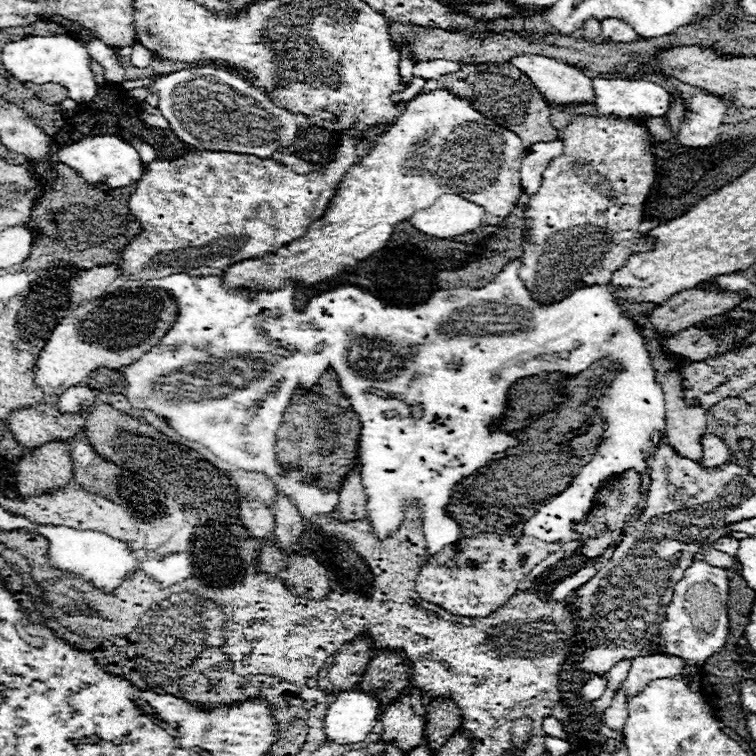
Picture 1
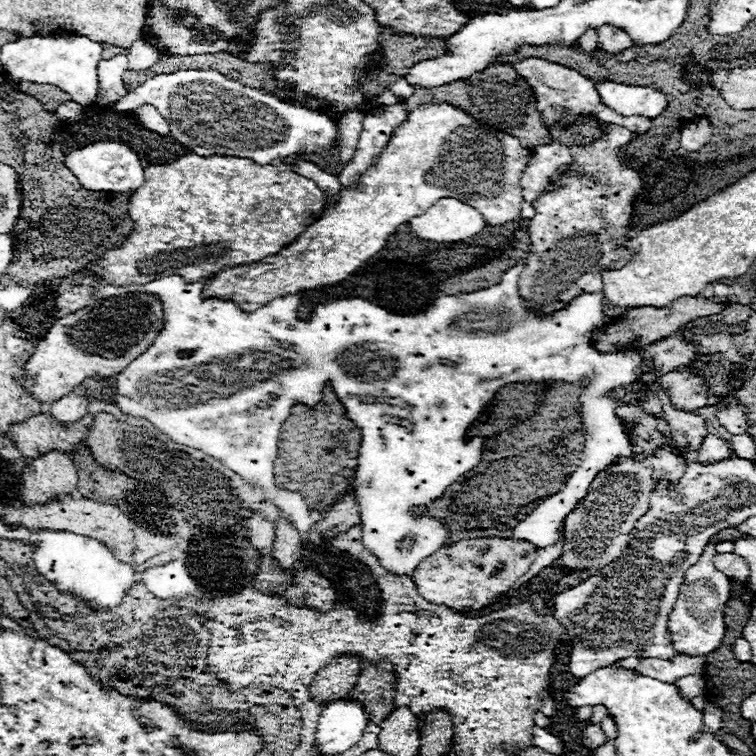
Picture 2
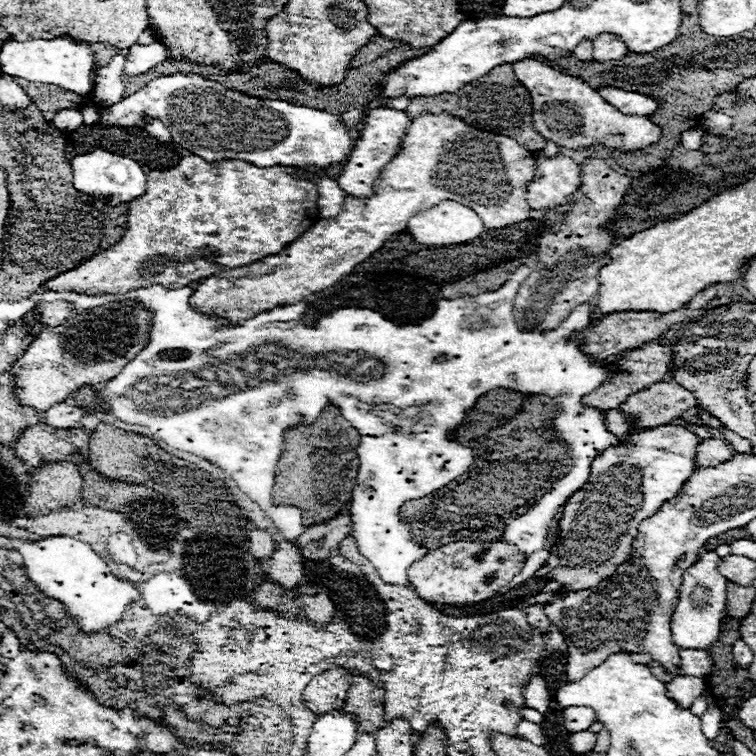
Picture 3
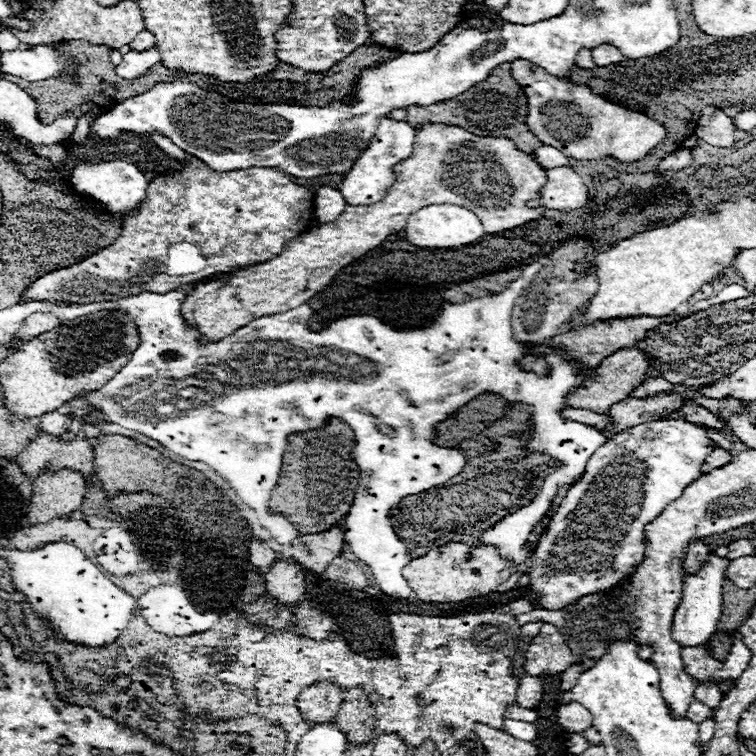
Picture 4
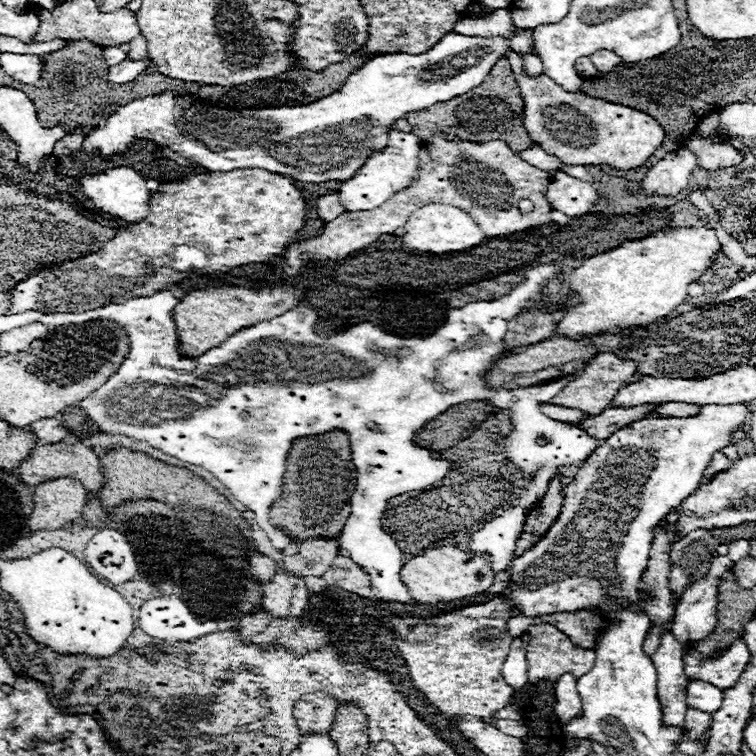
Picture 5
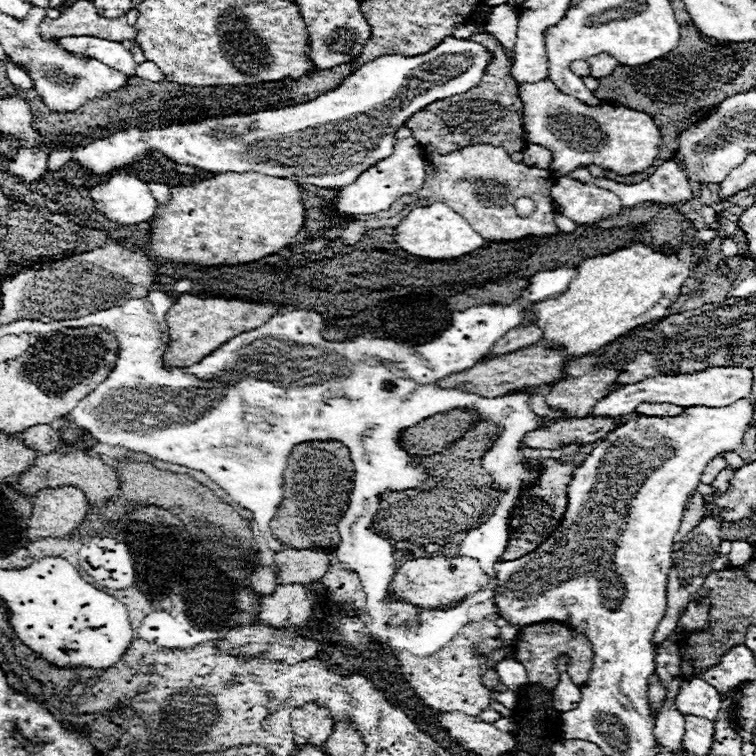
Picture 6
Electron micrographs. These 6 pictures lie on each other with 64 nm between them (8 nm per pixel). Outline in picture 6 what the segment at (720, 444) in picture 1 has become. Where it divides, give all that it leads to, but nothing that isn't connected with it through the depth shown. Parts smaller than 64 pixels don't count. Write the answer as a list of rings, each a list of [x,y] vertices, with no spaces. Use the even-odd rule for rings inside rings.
[[[716,456],[716,458],[704,468],[704,474],[702,474],[700,482],[702,482],[702,484],[712,484],[712,480],[716,478],[716,474],[718,474],[720,470],[724,470],[724,466],[728,466],[726,460],[724,460],[722,456]]]

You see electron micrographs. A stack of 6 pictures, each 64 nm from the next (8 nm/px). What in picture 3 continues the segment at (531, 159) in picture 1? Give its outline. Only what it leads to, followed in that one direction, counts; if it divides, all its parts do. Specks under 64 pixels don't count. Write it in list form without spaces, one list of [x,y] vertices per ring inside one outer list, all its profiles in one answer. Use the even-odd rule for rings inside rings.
[[[536,156],[536,172],[536,182],[528,186],[530,208],[540,210],[572,202],[572,194],[580,188],[578,164],[572,158],[560,156],[556,160],[544,160]]]

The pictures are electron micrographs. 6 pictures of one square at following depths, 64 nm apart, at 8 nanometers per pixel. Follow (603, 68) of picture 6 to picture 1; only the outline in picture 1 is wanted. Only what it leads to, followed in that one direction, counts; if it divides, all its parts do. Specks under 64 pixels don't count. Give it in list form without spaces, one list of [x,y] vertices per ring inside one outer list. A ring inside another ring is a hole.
[[[608,18],[602,22],[602,40],[608,44],[630,44],[638,40],[638,36],[628,24],[616,18]]]

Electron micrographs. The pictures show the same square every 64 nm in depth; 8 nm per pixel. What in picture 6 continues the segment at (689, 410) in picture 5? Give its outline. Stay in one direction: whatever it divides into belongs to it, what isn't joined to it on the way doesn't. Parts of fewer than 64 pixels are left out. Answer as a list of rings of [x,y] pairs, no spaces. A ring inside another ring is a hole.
[[[640,404],[636,410],[636,414],[646,414],[646,416],[676,416],[682,414],[684,408],[672,406],[672,404]]]

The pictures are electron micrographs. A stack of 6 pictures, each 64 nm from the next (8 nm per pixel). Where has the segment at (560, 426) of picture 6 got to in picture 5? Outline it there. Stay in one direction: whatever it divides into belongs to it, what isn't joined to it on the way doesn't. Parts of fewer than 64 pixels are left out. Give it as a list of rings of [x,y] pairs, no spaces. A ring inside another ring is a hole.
[[[644,404],[644,406],[634,406],[634,408],[606,408],[598,416],[588,416],[576,426],[584,430],[588,436],[604,440],[612,436],[616,430],[624,428],[628,422],[634,422],[636,418],[644,418],[650,414],[654,404]]]

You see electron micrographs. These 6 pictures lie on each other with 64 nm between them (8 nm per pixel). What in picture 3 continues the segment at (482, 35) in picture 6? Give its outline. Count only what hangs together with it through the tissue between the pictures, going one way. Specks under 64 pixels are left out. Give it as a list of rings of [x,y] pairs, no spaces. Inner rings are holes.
[[[512,64],[496,66],[484,78],[470,82],[470,86],[464,86],[464,90],[456,94],[442,94],[440,98],[416,98],[410,100],[406,108],[410,120],[424,114],[442,114],[442,112],[448,112],[450,116],[460,118],[466,124],[472,124],[474,128],[510,136],[516,142],[520,142],[520,146],[524,146],[528,152],[536,152],[546,146],[546,140],[532,128],[532,98],[528,90],[516,80]]]

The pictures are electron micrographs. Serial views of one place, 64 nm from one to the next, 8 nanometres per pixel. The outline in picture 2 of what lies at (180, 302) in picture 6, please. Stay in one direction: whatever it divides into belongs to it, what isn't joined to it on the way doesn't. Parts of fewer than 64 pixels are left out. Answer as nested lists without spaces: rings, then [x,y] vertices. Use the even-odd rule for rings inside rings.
[[[436,104],[436,106],[418,106],[408,114],[408,120],[394,132],[388,148],[384,150],[382,158],[376,166],[372,166],[362,180],[362,188],[342,188],[338,196],[338,204],[330,208],[322,218],[306,228],[306,232],[284,246],[278,254],[268,256],[260,262],[242,264],[234,268],[224,268],[216,276],[212,276],[204,290],[204,298],[218,298],[218,300],[232,300],[238,304],[244,312],[254,312],[266,304],[270,304],[278,296],[298,294],[298,292],[310,292],[322,286],[332,286],[344,278],[348,278],[354,270],[362,266],[368,258],[372,258],[376,252],[380,252],[386,246],[386,240],[390,234],[394,234],[402,224],[406,224],[410,218],[426,212],[432,204],[436,204],[440,198],[458,198],[484,216],[488,226],[502,226],[514,220],[522,220],[522,186],[520,178],[522,172],[530,160],[532,152],[528,148],[522,148],[520,142],[504,132],[498,132],[486,124],[474,122],[472,116],[466,112],[448,106],[448,104]]]

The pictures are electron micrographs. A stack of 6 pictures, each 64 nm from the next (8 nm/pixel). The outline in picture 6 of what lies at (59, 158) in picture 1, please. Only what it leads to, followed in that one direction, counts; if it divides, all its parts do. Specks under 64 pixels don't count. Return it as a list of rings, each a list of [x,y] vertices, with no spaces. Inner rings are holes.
[[[446,38],[428,54],[378,56],[344,78],[338,88],[304,104],[246,116],[195,118],[194,122],[172,120],[170,126],[156,126],[152,130],[136,124],[118,130],[104,140],[90,142],[86,148],[78,148],[72,154],[72,160],[92,178],[110,176],[102,184],[90,188],[90,198],[110,222],[120,226],[136,226],[156,216],[158,202],[150,188],[126,170],[120,170],[136,164],[150,152],[160,152],[176,164],[196,166],[212,174],[242,174],[254,170],[266,176],[282,176],[298,184],[342,188],[392,154],[396,142],[394,134],[414,112],[436,100],[474,88],[480,82],[488,60],[490,54],[484,46],[470,40]]]

